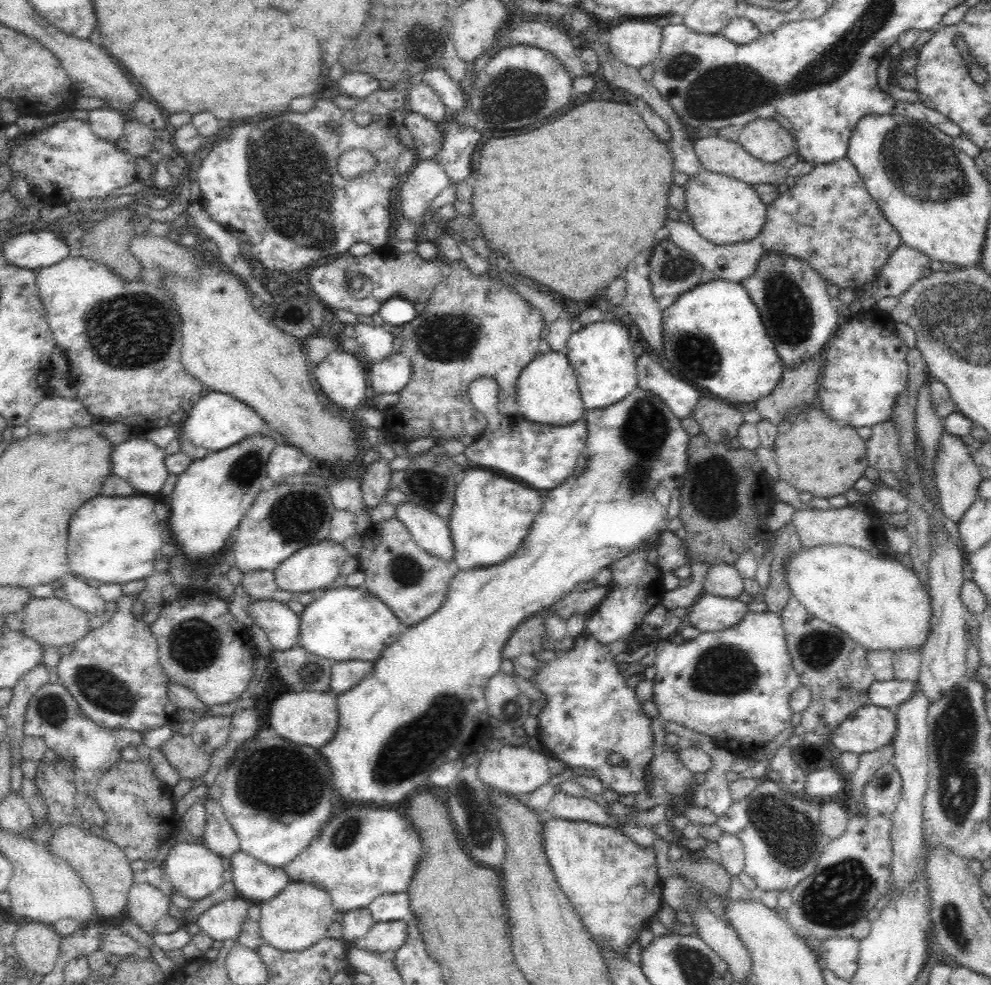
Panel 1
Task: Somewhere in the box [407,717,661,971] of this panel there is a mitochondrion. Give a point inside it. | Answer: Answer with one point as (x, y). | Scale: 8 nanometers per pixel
(479, 831)

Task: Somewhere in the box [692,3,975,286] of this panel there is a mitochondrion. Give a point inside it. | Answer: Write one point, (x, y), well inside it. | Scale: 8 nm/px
(914, 161)

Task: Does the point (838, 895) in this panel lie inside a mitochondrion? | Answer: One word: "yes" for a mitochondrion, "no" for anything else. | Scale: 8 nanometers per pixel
yes

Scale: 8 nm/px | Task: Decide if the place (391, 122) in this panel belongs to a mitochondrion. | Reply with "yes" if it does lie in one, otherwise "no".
no

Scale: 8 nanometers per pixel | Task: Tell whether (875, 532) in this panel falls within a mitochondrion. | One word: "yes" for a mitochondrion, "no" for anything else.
no

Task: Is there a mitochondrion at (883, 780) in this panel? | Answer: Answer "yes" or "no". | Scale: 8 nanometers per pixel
yes

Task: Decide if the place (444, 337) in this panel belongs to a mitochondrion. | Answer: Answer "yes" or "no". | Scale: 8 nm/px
yes

